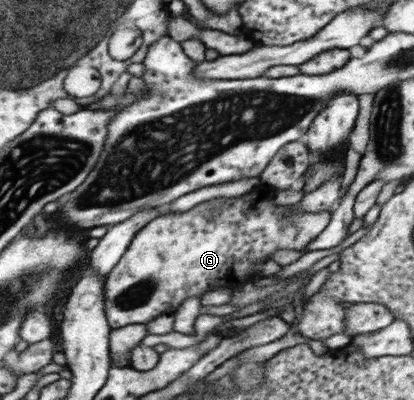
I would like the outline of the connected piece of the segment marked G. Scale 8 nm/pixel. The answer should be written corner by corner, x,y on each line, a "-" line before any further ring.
258,186
239,197
212,199
196,204
185,212
159,214
145,223
133,235
126,251
104,278
104,310
111,329
127,324
143,324
164,312
172,313
189,296
197,296
215,288
243,285
253,274
251,264
255,260
265,260
265,256
273,250
287,248
300,251
306,248
331,220
330,211
327,210
293,214
291,206
273,204
270,192

